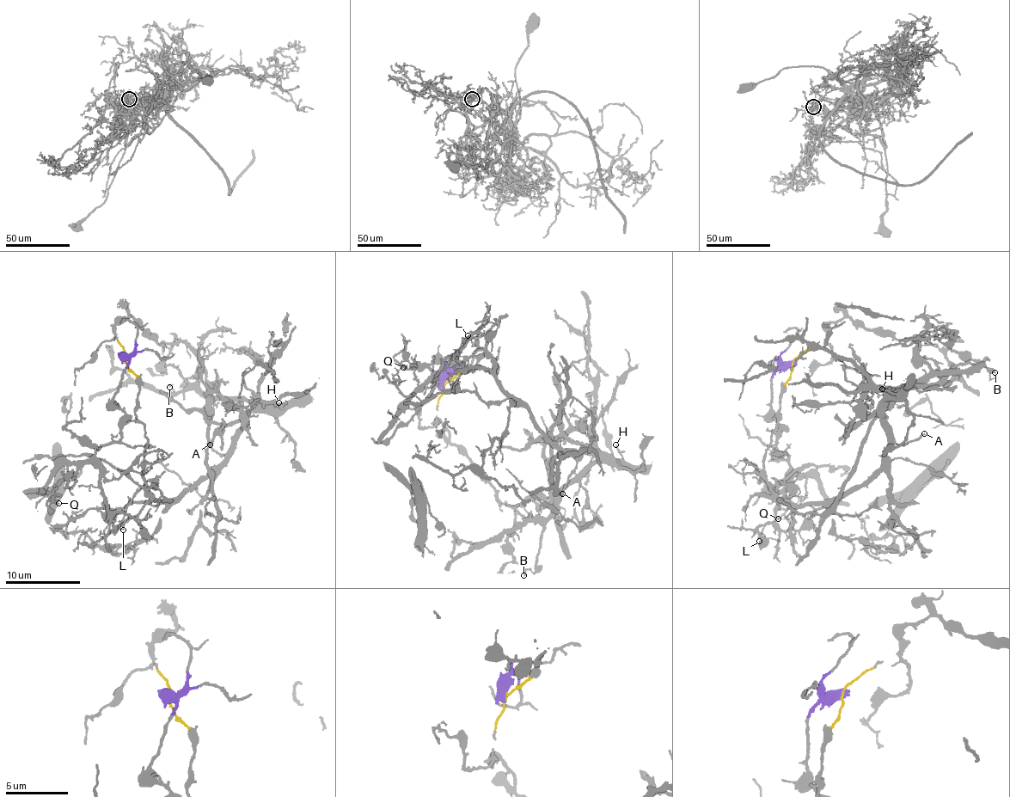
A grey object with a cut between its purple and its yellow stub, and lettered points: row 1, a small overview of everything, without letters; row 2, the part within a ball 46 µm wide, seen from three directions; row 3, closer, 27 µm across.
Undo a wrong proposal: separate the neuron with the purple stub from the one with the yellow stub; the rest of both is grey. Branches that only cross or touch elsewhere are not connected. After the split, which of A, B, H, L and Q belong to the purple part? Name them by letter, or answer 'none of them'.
L, Q

